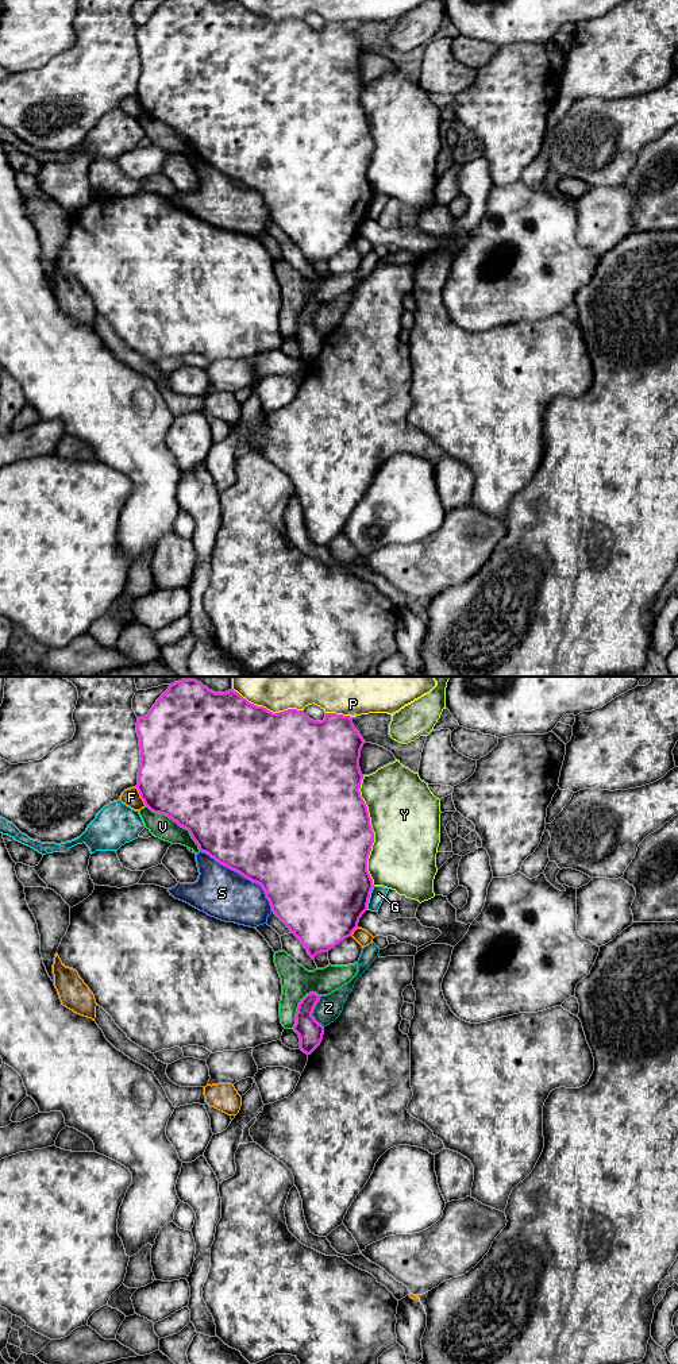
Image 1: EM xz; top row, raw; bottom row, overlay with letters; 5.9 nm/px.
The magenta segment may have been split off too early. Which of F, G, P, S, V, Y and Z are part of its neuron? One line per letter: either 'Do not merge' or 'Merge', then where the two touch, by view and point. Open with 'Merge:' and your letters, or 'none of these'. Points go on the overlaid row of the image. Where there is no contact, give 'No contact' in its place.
Merge: none of these
F: Do not merge. Touches magenta at xz (141, 797)
G: Do not merge. Touches magenta at xz (369, 897)
P: Do not merge. Touches magenta at xz (266, 709)
S: Do not merge. Touches magenta at xz (243, 875)
V: Do not merge. Touches magenta at xz (177, 823)
Y: Do not merge. Touches magenta at xz (372, 831)
Z: Do not merge. Touches magenta at xz (312, 1012)

